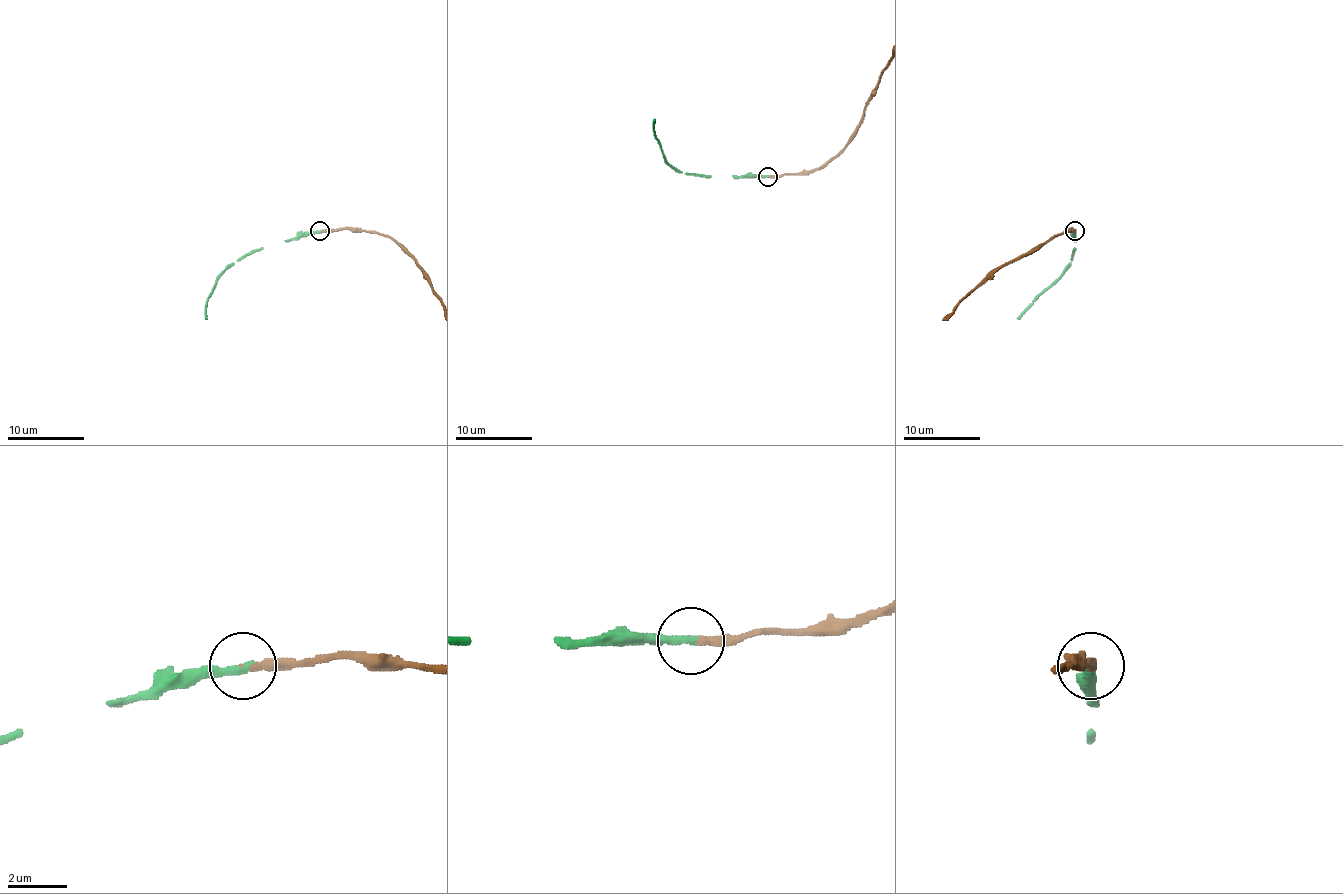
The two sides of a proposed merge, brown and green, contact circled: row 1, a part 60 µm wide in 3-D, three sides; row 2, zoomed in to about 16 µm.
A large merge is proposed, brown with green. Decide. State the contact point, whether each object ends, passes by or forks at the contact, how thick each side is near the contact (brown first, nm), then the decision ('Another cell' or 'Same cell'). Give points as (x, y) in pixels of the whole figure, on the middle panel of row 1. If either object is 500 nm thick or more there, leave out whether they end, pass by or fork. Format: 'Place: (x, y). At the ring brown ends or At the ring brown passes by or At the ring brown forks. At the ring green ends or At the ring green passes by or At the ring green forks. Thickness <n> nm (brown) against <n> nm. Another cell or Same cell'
Place: (768, 176). At the ring brown ends. At the ring green ends. Thickness 240 nm (brown) against 320 nm. Same cell

